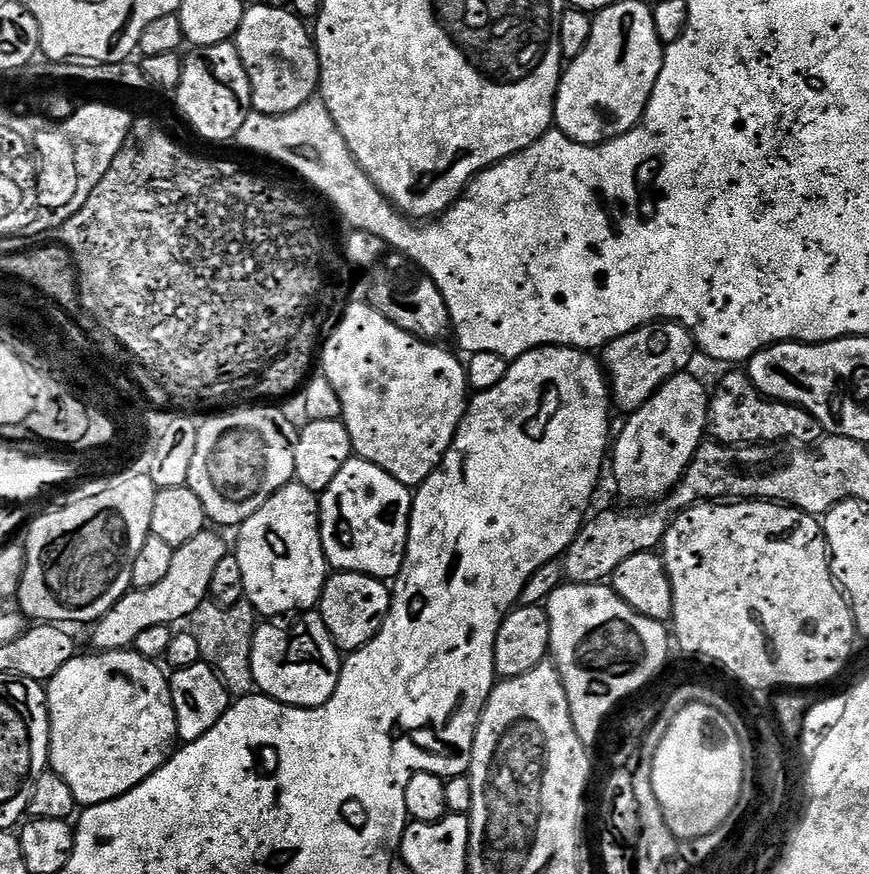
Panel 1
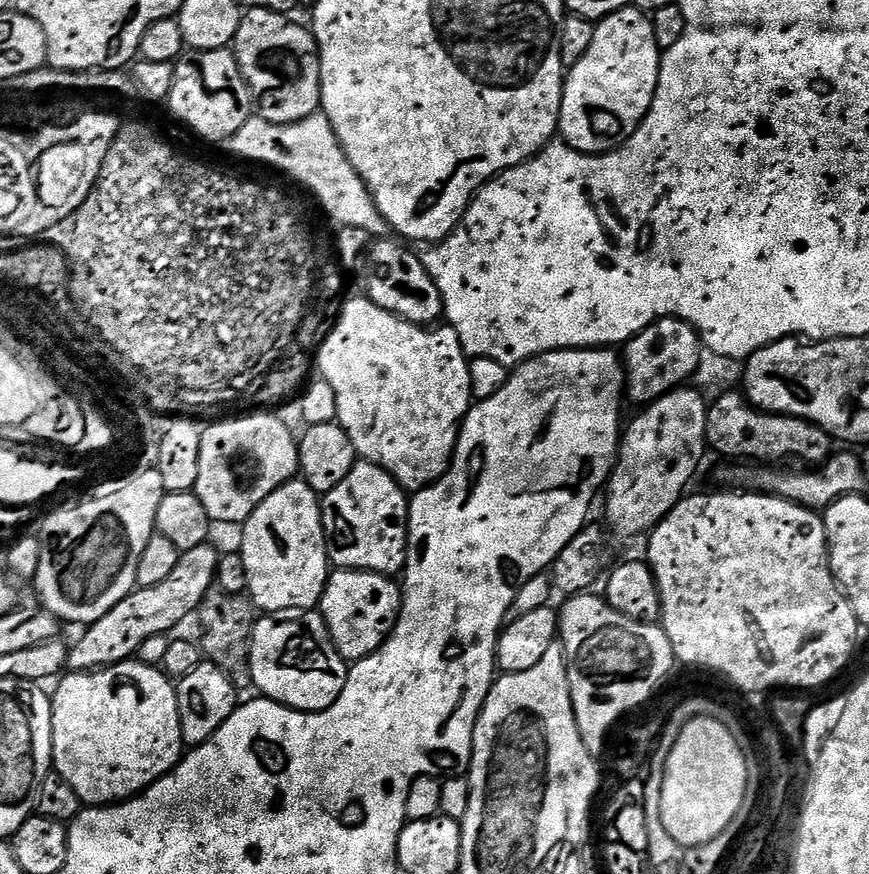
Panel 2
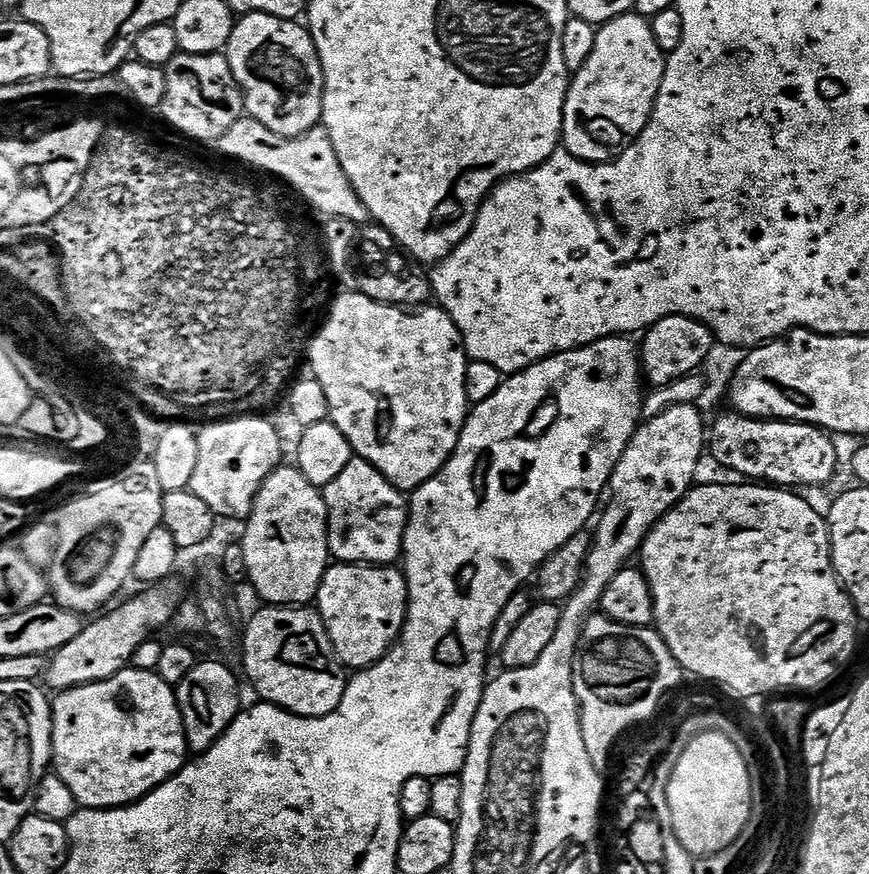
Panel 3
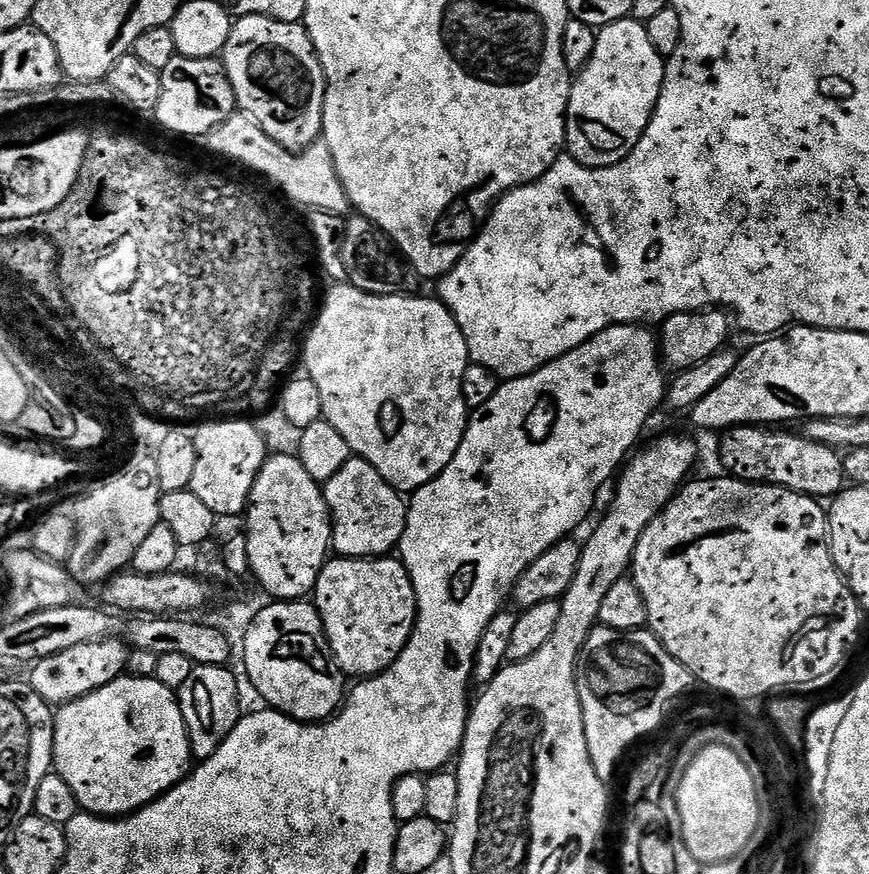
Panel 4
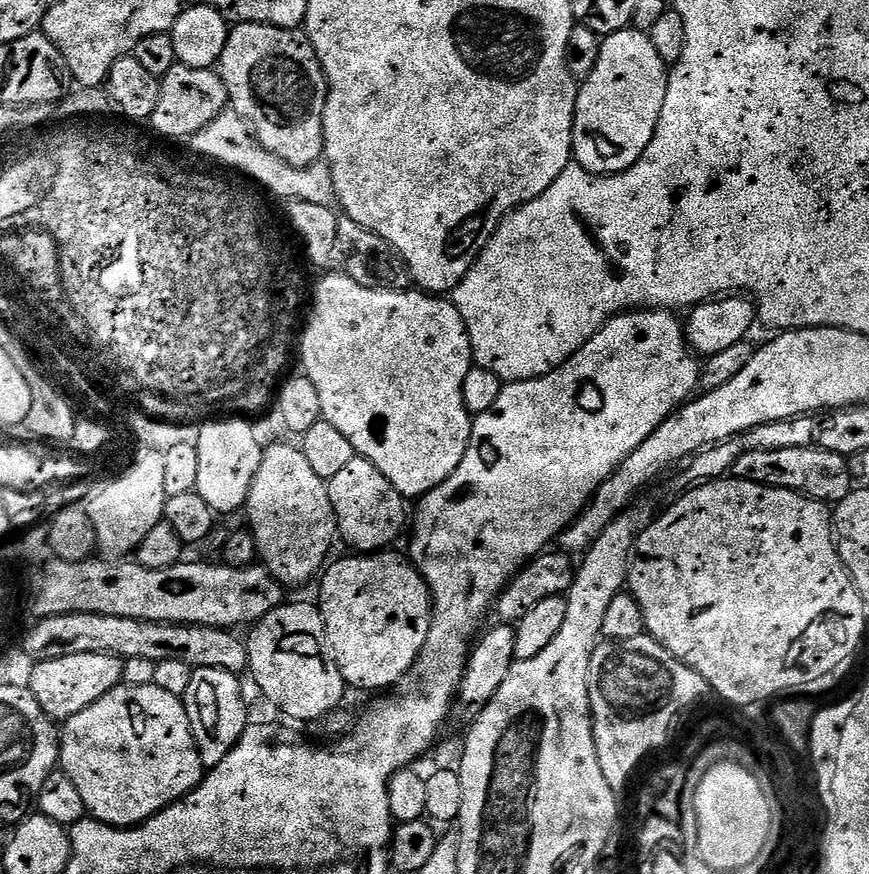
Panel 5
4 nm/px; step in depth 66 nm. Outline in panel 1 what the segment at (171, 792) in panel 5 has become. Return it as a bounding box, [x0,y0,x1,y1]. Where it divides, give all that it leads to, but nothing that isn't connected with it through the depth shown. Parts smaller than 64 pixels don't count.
[46,650,177,806]

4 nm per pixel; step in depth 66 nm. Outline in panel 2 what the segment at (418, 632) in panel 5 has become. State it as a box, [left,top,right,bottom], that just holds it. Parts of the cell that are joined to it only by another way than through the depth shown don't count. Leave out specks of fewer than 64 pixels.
[318,570,402,662]

